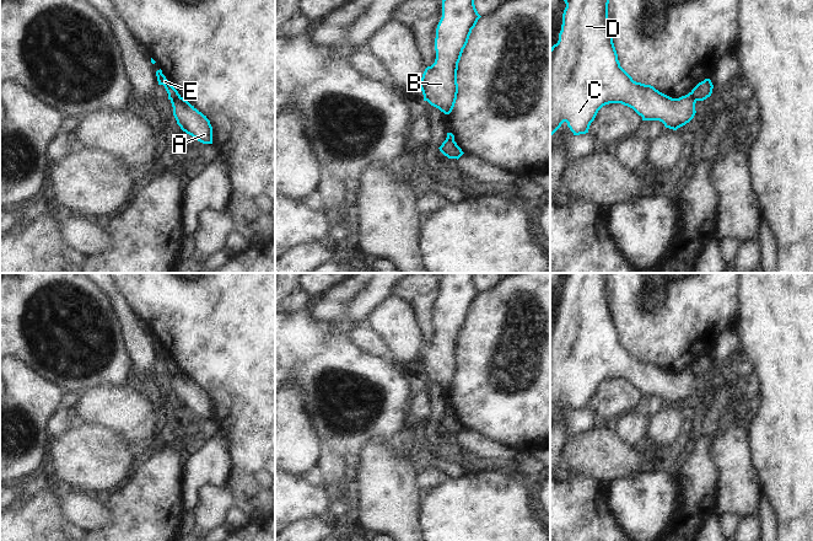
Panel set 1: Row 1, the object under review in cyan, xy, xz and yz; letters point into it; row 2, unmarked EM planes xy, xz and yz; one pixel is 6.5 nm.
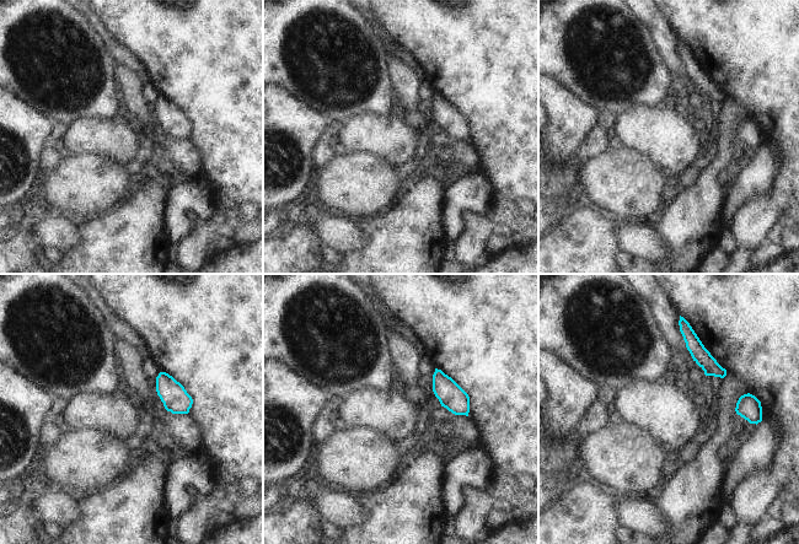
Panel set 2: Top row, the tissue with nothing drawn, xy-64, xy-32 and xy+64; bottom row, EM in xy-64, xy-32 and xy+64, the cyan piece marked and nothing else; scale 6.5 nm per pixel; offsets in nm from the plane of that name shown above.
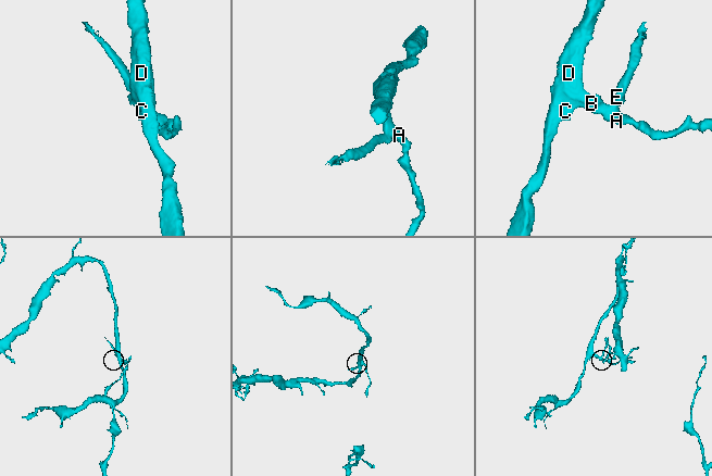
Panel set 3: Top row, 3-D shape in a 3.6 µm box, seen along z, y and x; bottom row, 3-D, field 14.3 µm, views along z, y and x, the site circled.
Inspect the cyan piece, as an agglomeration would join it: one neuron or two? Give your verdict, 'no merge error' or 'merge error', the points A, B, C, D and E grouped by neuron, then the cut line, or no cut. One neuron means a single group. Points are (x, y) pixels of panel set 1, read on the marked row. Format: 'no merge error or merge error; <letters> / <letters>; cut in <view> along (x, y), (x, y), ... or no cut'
merge error; A B C D / E; cut in xy along (179, 95), (171, 101)

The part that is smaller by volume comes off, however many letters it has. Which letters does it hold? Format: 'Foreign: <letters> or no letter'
Foreign: E

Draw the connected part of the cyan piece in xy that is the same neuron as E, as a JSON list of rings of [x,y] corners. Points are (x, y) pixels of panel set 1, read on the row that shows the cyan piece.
[[[157,70],[156,71],[156,76],[157,76],[157,81],[158,85],[163,85],[167,93],[168,93],[168,100],[176,100],[177,97],[179,97],[181,95],[178,93],[178,91],[169,84],[169,81],[166,79],[166,76],[162,74],[162,70]]]

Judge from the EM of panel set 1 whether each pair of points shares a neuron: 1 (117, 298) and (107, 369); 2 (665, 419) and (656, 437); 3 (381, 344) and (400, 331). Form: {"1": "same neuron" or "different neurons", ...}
{"1": "different neurons", "2": "same neuron", "3": "different neurons"}

